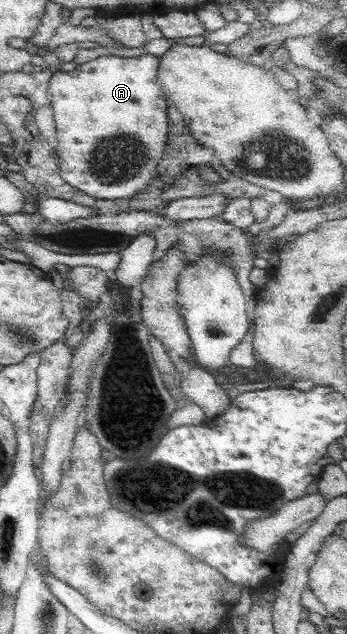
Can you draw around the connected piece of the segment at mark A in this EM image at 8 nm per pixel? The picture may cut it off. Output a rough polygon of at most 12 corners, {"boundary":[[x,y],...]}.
{"boundary":[[160,58],[49,80],[59,174],[131,196],[166,150]]}

